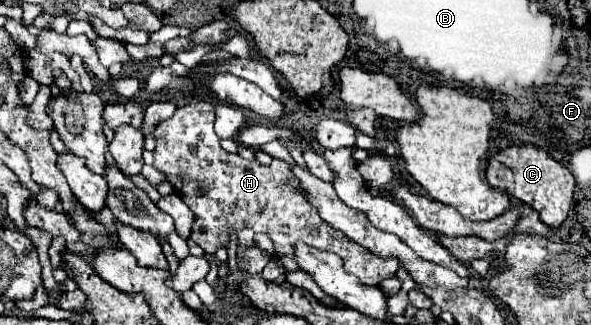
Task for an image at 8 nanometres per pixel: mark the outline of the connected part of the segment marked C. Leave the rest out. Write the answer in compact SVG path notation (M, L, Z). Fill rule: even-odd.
M510 146L490 156L486 180L490 186L516 196L520 202L534 208L540 214L540 220L550 228L558 228L568 218L572 208L574 176L560 162L536 146Z

